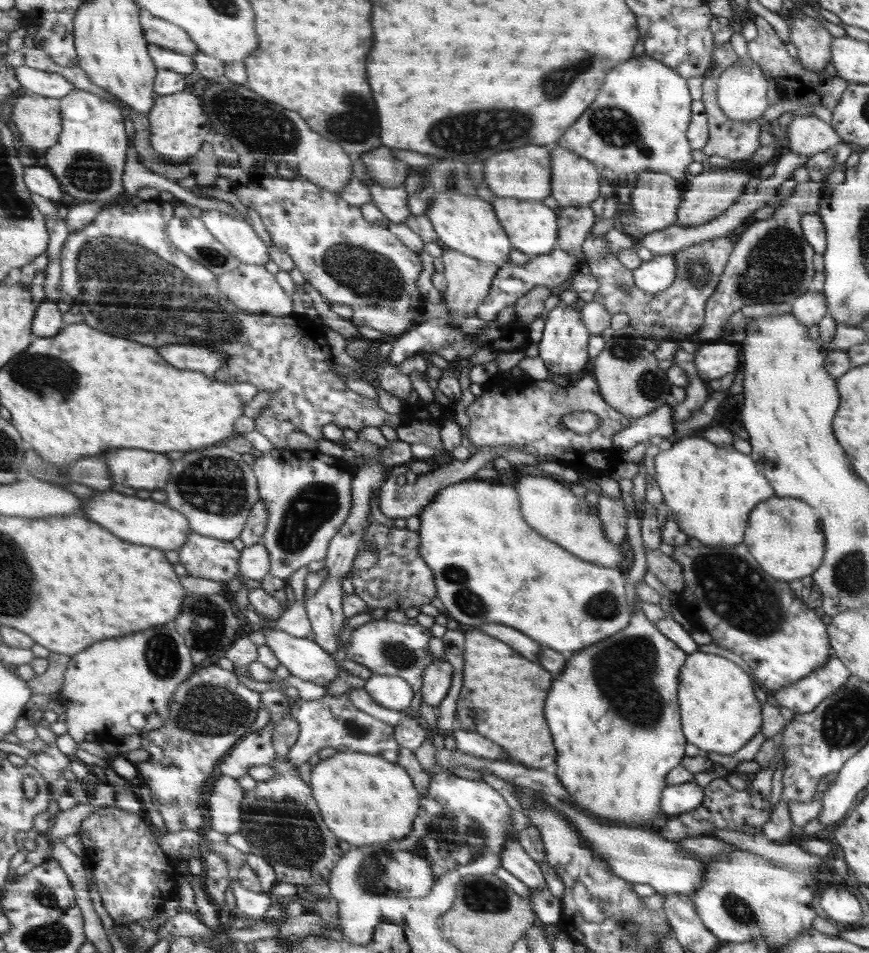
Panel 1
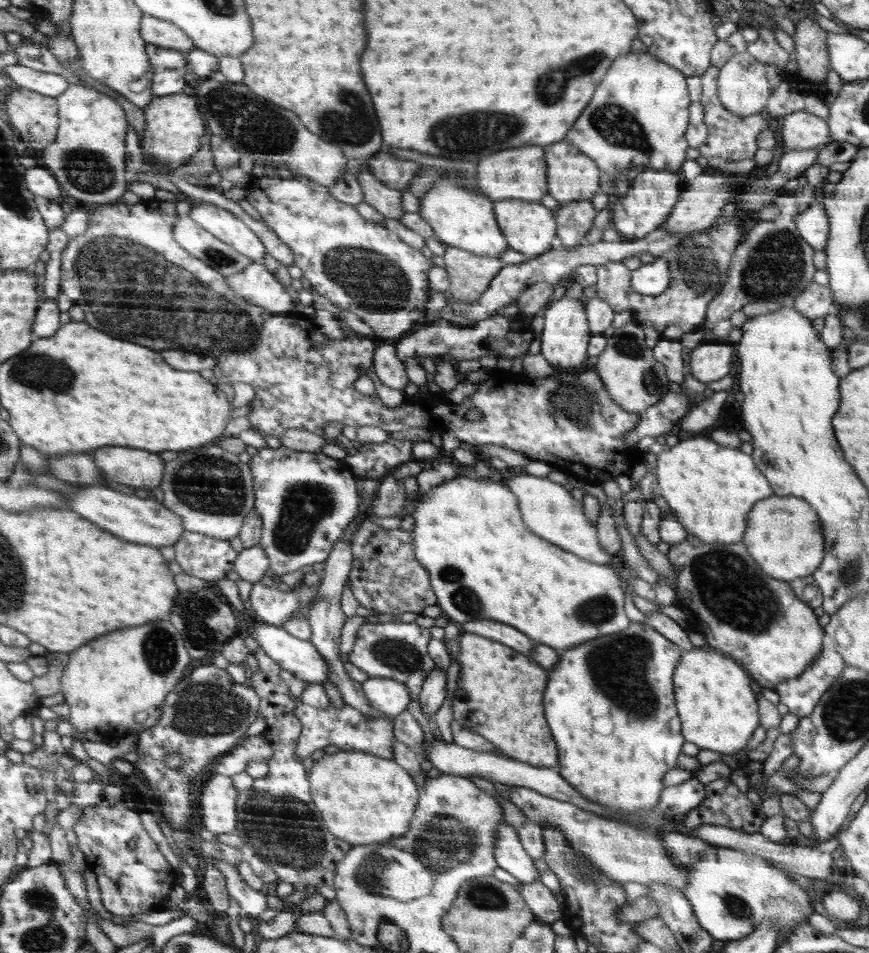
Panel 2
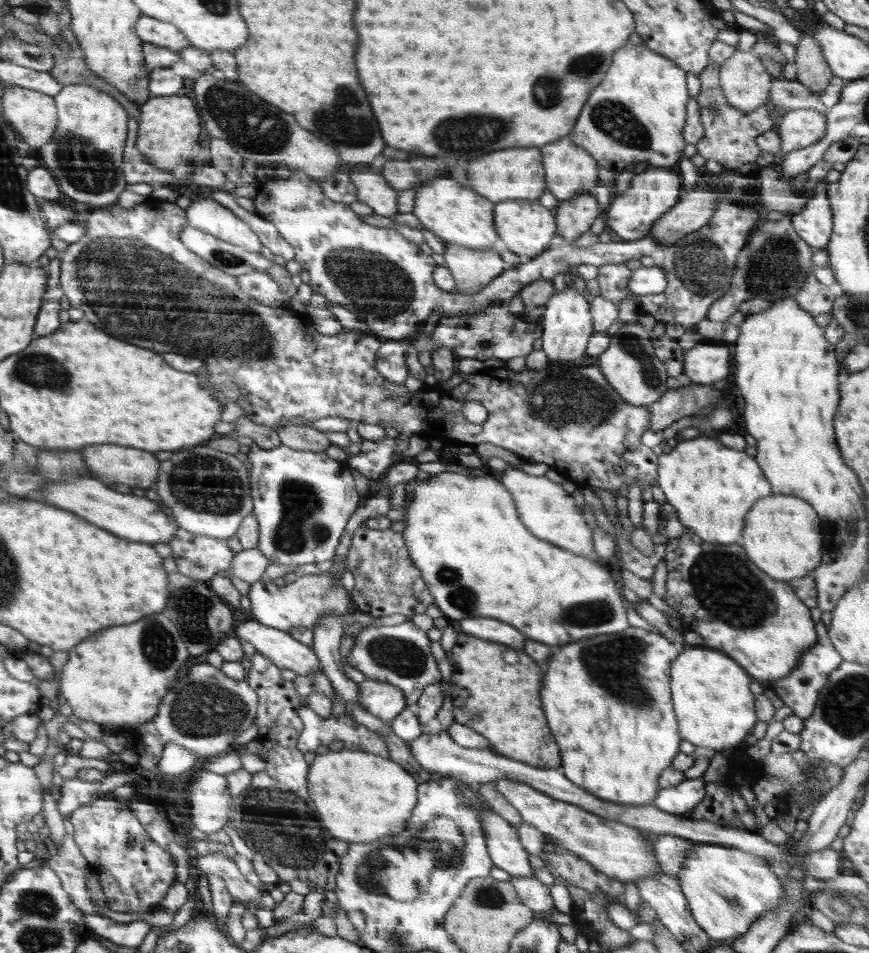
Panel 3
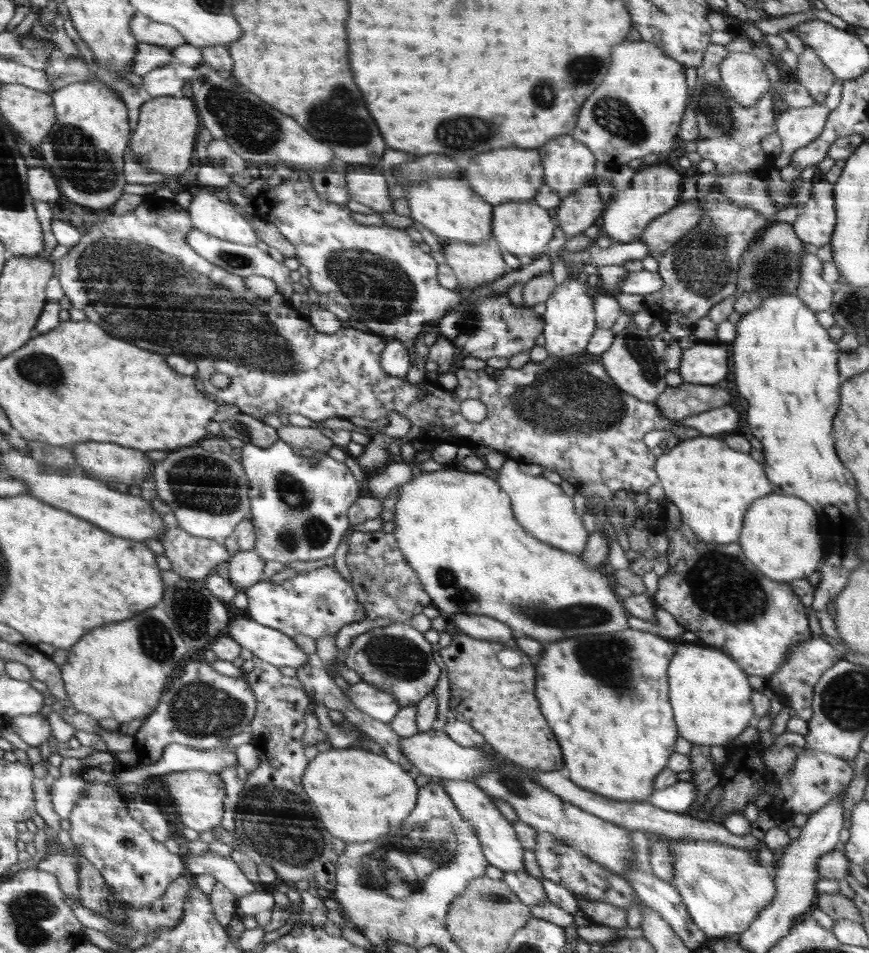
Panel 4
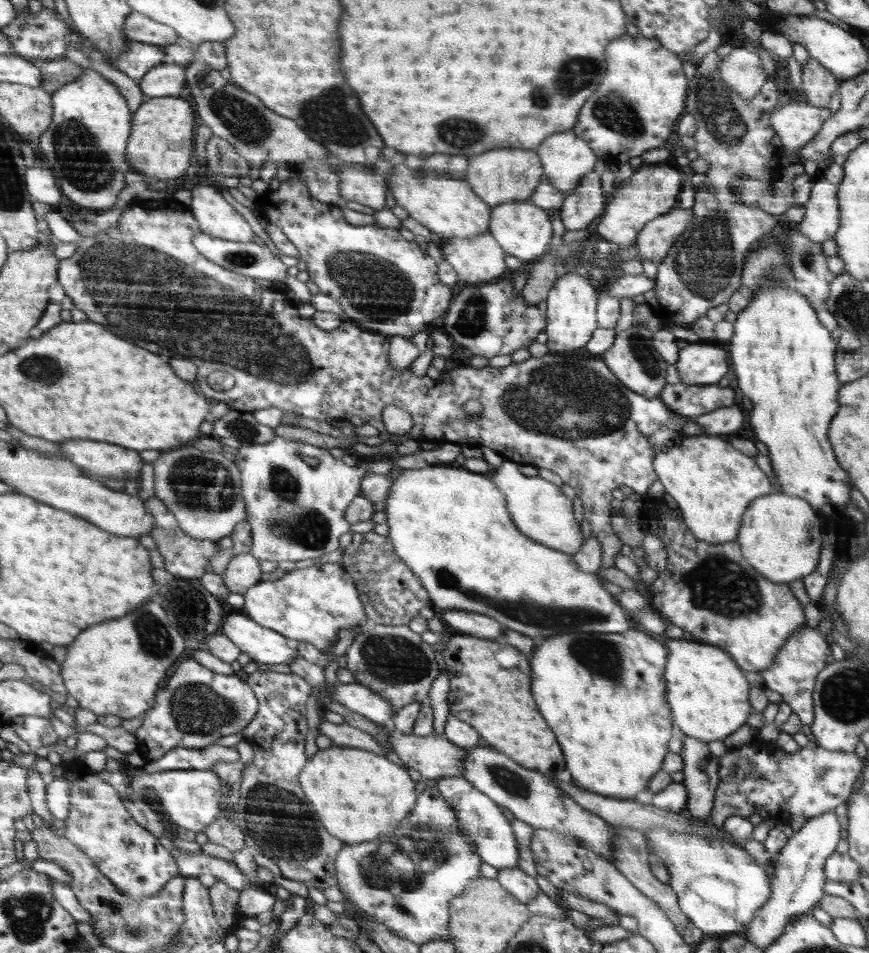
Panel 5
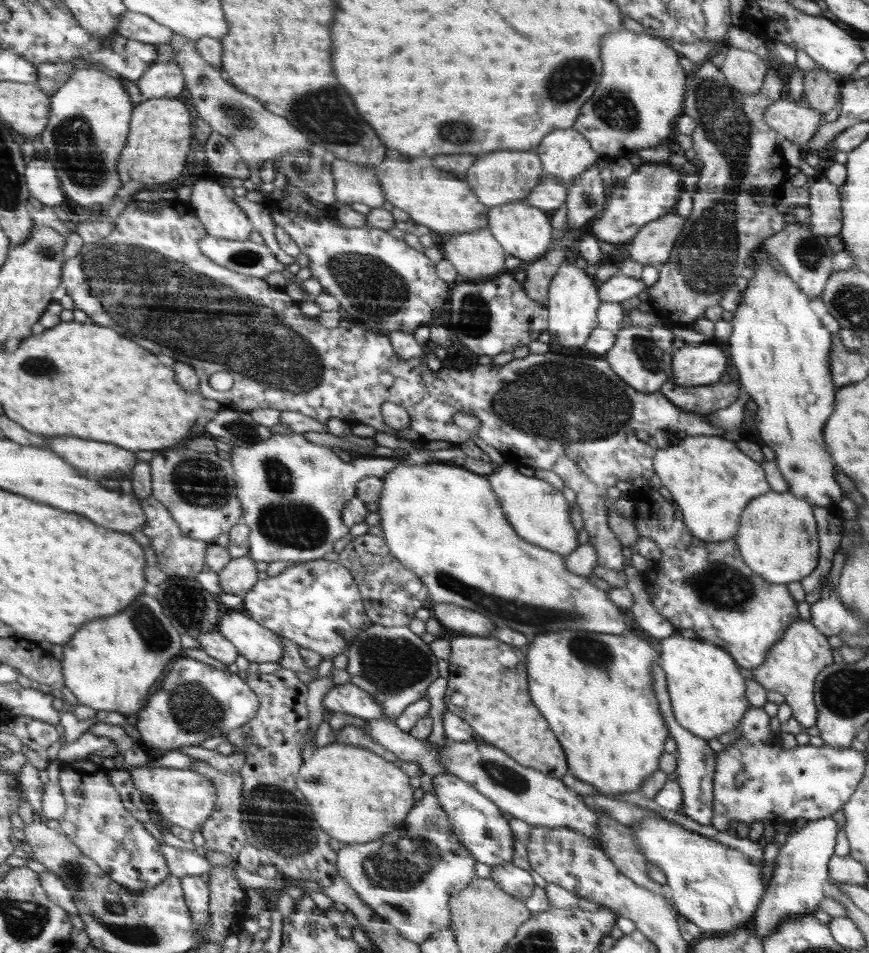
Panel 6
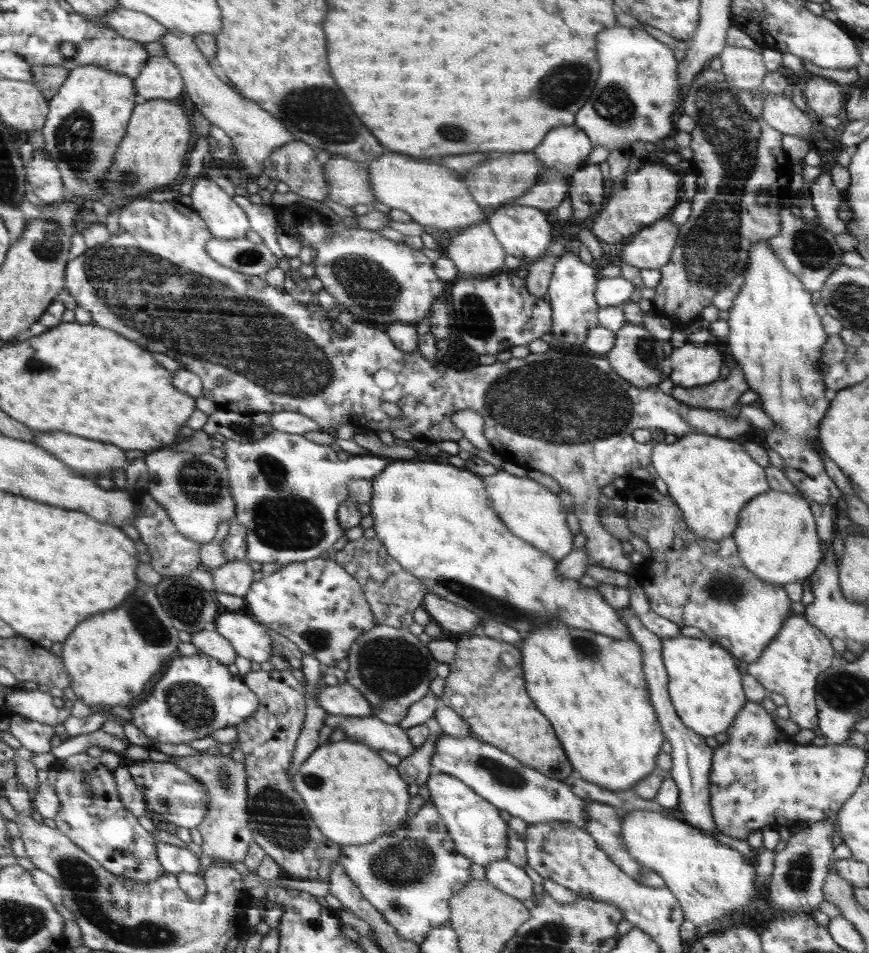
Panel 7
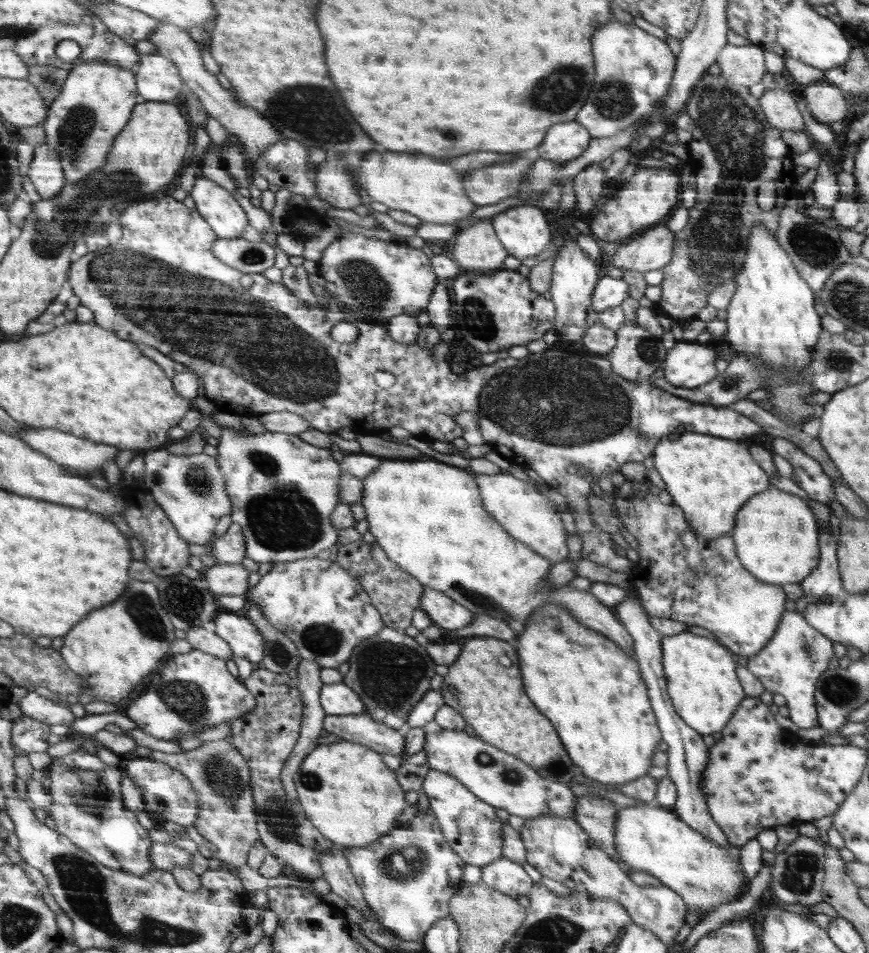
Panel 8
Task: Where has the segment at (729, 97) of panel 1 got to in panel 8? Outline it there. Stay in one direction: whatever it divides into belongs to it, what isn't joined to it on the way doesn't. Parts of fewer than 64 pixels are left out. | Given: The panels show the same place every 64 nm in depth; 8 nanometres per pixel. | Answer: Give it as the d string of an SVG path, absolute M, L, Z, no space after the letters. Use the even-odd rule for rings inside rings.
M726 43L716 57L721 75L731 83L750 88L766 74L764 49L754 45Z

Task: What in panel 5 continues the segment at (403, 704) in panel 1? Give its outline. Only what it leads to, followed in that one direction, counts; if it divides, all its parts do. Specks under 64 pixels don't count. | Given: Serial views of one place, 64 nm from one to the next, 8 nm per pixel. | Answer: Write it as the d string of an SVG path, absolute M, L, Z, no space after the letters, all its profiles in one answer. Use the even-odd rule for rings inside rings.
M342 684L335 686L331 698L348 710L367 717L376 724L391 722L394 712L386 700L373 694L366 686L360 684Z

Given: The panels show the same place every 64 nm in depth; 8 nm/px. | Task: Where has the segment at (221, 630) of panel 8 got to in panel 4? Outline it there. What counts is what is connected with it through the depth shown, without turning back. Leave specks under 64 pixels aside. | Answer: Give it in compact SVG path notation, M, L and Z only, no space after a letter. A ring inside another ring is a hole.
M247 615L232 620L229 635L248 648L255 658L277 667L296 668L306 665L310 660L290 635L264 626Z

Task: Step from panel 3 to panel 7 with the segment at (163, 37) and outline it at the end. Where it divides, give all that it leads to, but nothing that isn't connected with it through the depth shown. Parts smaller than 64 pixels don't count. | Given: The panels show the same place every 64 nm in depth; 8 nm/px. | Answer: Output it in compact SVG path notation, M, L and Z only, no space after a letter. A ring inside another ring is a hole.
M119 6L117 10L108 11L106 15L107 24L130 40L151 43L161 41L161 38L170 31L153 16Z

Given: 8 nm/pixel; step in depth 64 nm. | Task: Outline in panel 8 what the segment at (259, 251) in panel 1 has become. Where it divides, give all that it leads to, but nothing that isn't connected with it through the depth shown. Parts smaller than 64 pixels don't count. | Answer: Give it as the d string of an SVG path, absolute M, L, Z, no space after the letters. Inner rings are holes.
M199 174L190 194L195 199L199 212L215 228L220 238L242 237L248 220L235 193Z

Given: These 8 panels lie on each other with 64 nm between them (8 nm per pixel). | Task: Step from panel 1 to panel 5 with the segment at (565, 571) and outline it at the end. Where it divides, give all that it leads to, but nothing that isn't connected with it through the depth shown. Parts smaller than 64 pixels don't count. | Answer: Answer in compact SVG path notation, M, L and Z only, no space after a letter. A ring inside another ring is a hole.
M430 465L418 470L402 469L400 475L394 477L391 482L390 491L386 498L386 524L388 524L388 538L392 540L394 552L400 556L404 564L412 569L412 572L421 580L422 585L426 588L428 596L431 600L431 607L438 606L441 609L460 609L463 611L486 614L490 618L494 618L496 622L500 622L502 626L516 630L520 634L526 634L530 638L538 638L538 644L542 642L542 638L554 636L554 634L570 634L570 632L626 632L628 630L628 622L626 622L626 614L622 612L622 608L616 604L616 600L612 598L612 594L608 594L606 589L600 586L600 582L596 580L598 576L592 576L588 572L580 570L574 562L574 558L570 554L552 550L551 547L544 546L520 532L515 526L511 515L508 514L507 499L500 493L498 487L490 478L483 473L473 473L458 465Z

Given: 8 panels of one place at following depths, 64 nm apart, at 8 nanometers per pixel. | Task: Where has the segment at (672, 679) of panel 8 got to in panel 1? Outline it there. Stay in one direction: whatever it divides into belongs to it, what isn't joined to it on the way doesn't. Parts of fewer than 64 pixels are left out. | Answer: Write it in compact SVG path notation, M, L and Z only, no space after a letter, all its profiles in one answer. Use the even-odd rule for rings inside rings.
M698 650L693 653L687 653L687 660L684 661L684 666L679 674L678 700L679 710L682 712L682 720L684 720L684 722L682 722L683 734L687 736L688 742L696 745L702 753L710 752L719 753L720 755L732 755L732 752L740 750L750 738L754 738L754 734L760 730L760 724L763 724L763 716L760 716L760 702L756 700L753 689L753 680L750 680L750 676L740 668L740 665L734 664L734 657L727 655L722 658L722 656L716 656L716 651L704 653Z

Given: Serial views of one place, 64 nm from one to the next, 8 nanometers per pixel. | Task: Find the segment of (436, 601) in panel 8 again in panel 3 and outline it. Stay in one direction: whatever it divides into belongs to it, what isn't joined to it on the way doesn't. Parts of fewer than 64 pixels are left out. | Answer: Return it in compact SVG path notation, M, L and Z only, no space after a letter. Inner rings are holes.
M464 618L459 621L462 633L470 634L484 640L490 640L512 648L522 648L524 646L524 638L520 632L516 632L512 626L500 622L500 620L492 620L492 618Z

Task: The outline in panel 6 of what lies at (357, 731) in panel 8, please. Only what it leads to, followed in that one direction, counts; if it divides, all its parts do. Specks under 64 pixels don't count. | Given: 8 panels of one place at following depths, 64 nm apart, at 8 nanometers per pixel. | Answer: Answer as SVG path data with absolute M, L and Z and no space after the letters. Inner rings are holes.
M368 719L360 730L373 742L392 752L401 762L418 762L424 774L436 776L445 772L439 762L440 745L430 747L427 739L414 739L410 734L399 730L392 721Z

